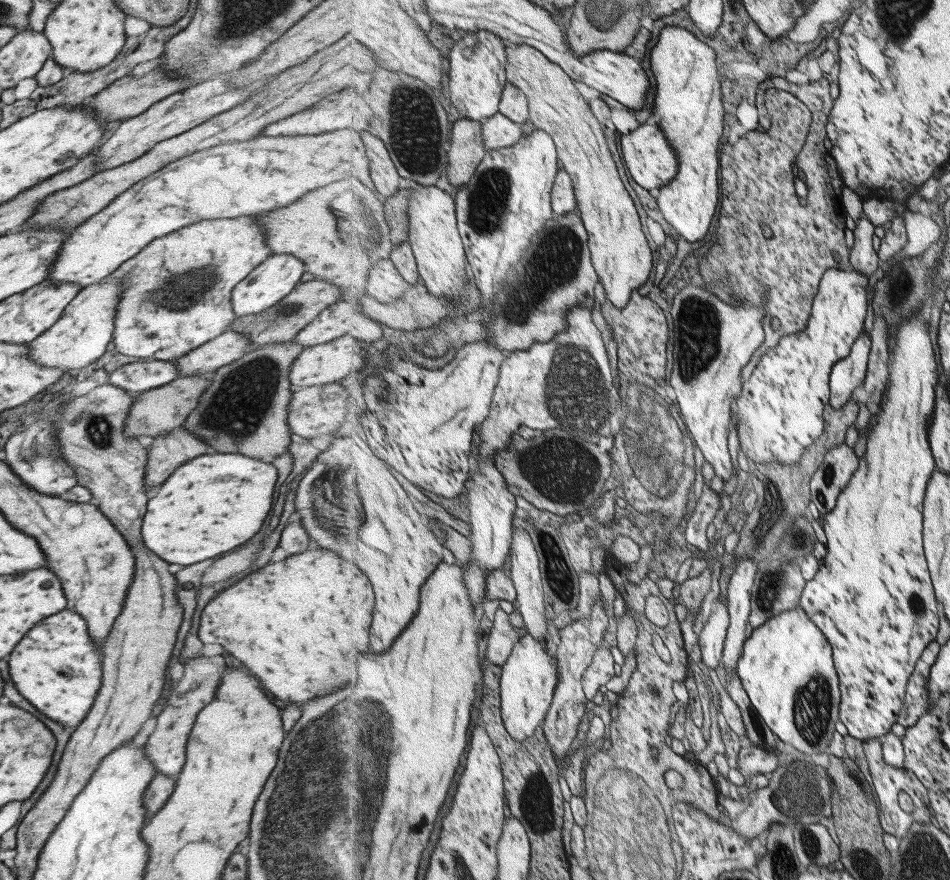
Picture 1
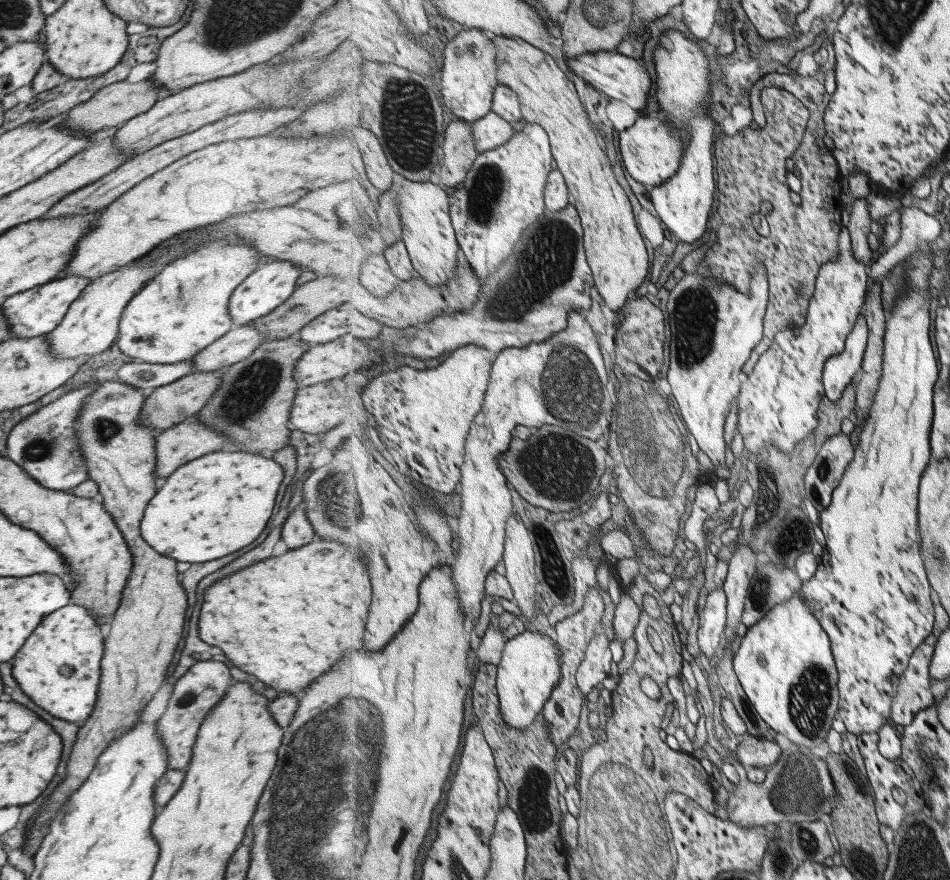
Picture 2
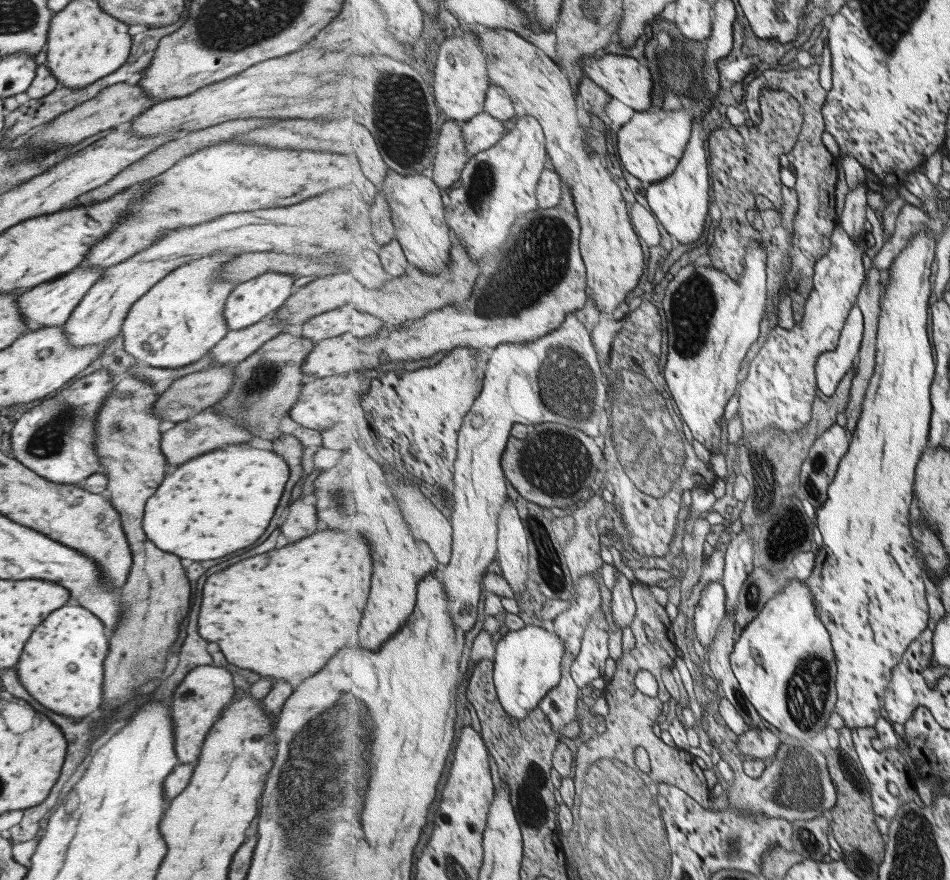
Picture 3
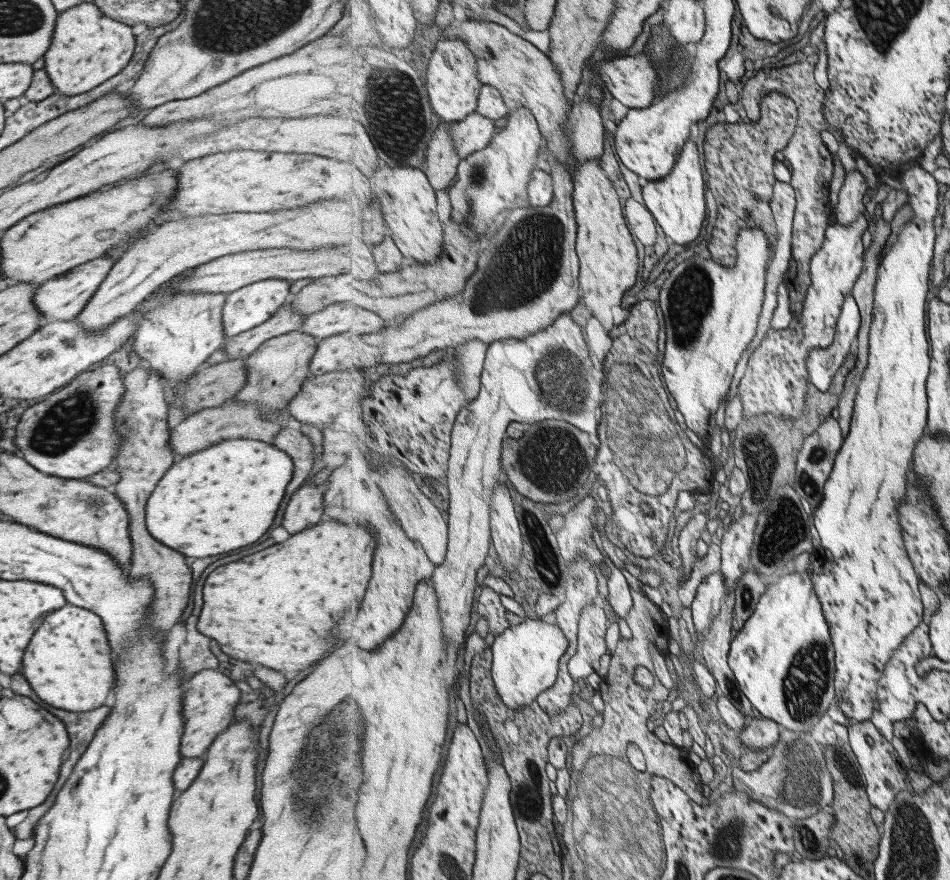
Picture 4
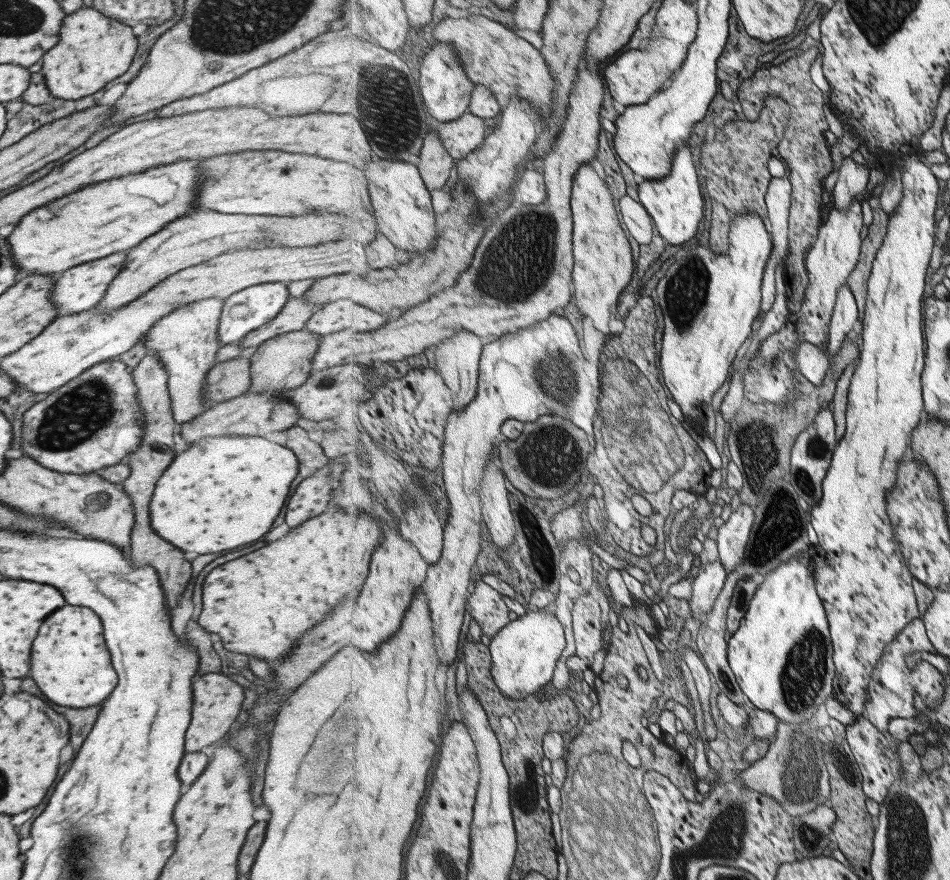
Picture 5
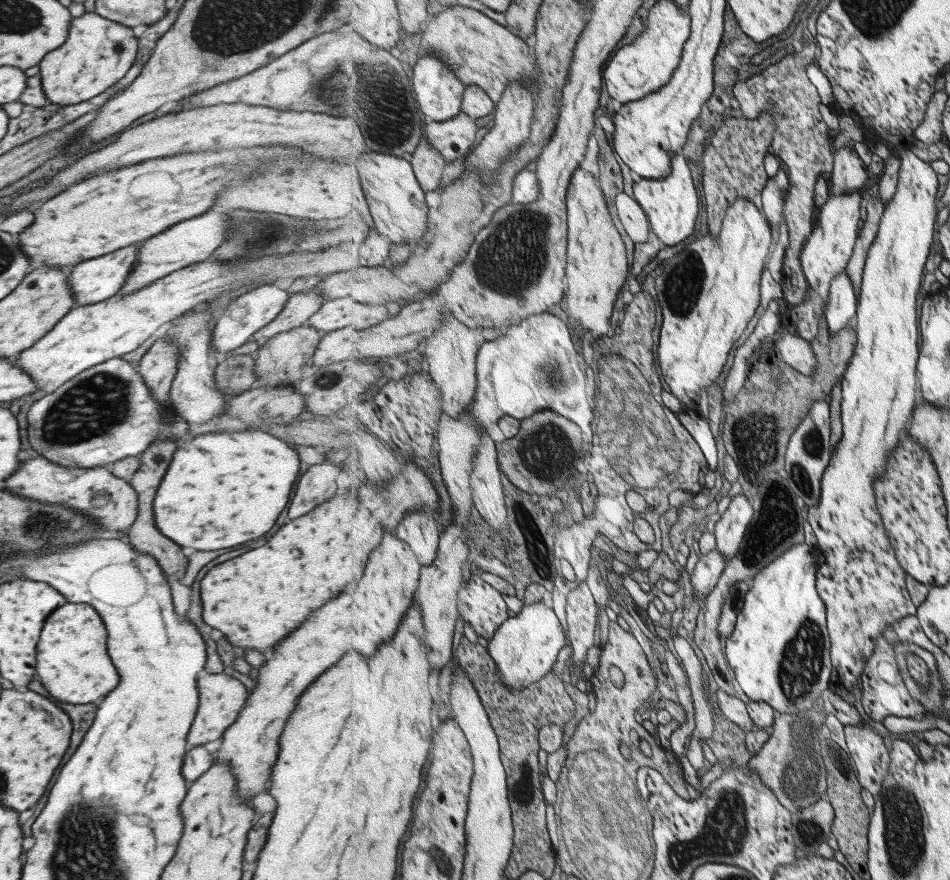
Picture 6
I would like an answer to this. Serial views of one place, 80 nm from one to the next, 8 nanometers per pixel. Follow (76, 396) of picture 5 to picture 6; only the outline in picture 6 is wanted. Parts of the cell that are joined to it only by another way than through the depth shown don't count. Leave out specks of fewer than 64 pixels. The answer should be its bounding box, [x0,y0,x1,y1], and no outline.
[25,357,188,469]

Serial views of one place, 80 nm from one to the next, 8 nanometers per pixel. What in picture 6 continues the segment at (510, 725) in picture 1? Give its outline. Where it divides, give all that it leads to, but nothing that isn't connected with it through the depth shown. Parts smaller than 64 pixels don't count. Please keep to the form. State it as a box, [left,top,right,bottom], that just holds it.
[485,601,568,690]

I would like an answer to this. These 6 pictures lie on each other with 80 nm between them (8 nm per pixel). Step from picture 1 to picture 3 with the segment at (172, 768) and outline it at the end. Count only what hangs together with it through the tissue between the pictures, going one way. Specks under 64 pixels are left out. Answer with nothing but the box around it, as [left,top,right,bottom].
[168,664,234,763]

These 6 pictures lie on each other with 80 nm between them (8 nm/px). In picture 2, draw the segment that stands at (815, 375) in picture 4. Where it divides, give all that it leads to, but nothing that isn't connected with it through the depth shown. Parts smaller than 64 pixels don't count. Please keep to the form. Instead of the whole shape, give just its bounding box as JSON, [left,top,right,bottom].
[823,314,869,402]

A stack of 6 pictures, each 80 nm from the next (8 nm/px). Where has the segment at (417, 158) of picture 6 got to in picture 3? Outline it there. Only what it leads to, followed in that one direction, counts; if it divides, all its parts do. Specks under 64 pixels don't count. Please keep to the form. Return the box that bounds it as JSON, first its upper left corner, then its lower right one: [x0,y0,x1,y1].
[433,120,471,191]

